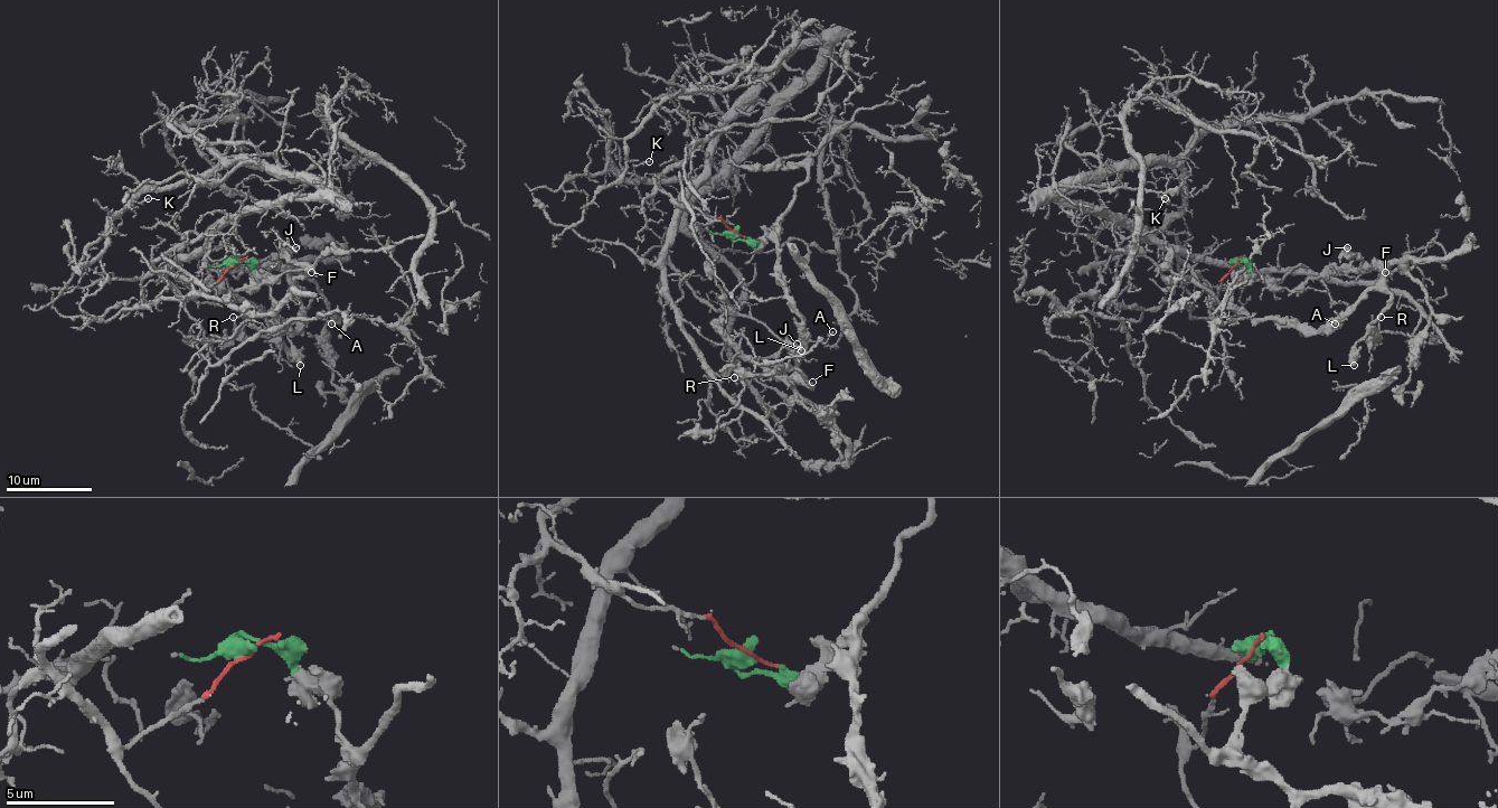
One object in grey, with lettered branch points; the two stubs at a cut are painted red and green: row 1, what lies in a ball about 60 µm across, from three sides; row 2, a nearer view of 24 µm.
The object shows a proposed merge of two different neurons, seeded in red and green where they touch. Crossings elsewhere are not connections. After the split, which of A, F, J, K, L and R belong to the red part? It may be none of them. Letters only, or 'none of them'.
K

